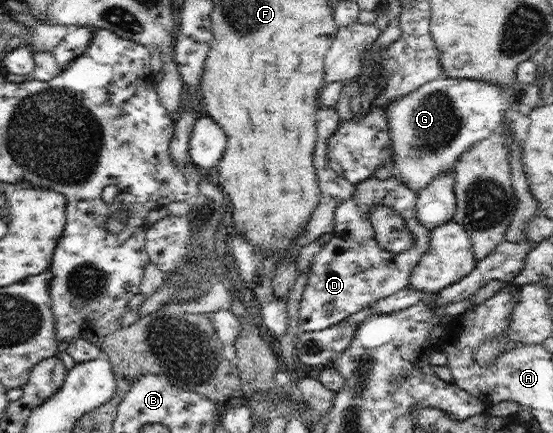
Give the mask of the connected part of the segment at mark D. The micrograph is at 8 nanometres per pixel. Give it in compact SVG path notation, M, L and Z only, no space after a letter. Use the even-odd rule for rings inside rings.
M372 176L355 185L354 197L335 209L335 227L330 241L314 256L310 266L299 309L301 331L322 331L409 285L412 269L430 247L431 237L431 229L420 225L416 218L416 205L417 192L393 176L386 180ZM376 204L390 206L404 216L416 238L408 251L392 253L378 247L370 219L370 208Z

